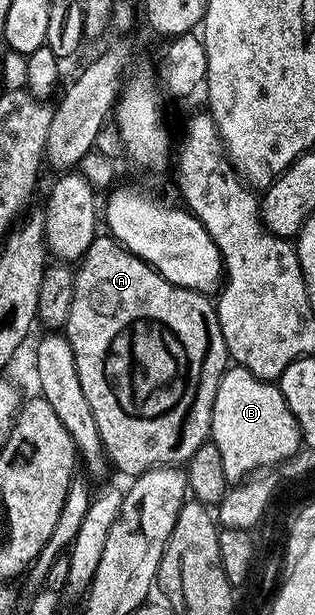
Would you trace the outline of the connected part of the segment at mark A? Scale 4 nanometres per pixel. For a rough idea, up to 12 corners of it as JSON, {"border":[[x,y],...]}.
{"border":[[99,233],[65,334],[110,466],[186,464],[216,304]]}

